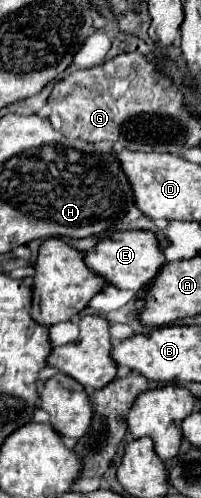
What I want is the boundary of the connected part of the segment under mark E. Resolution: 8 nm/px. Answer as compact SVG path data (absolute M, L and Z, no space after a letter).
M111 231L97 241L93 251L85 253L83 261L93 273L103 277L107 284L131 291L141 291L165 263L161 249L157 247L157 239L151 231Z

